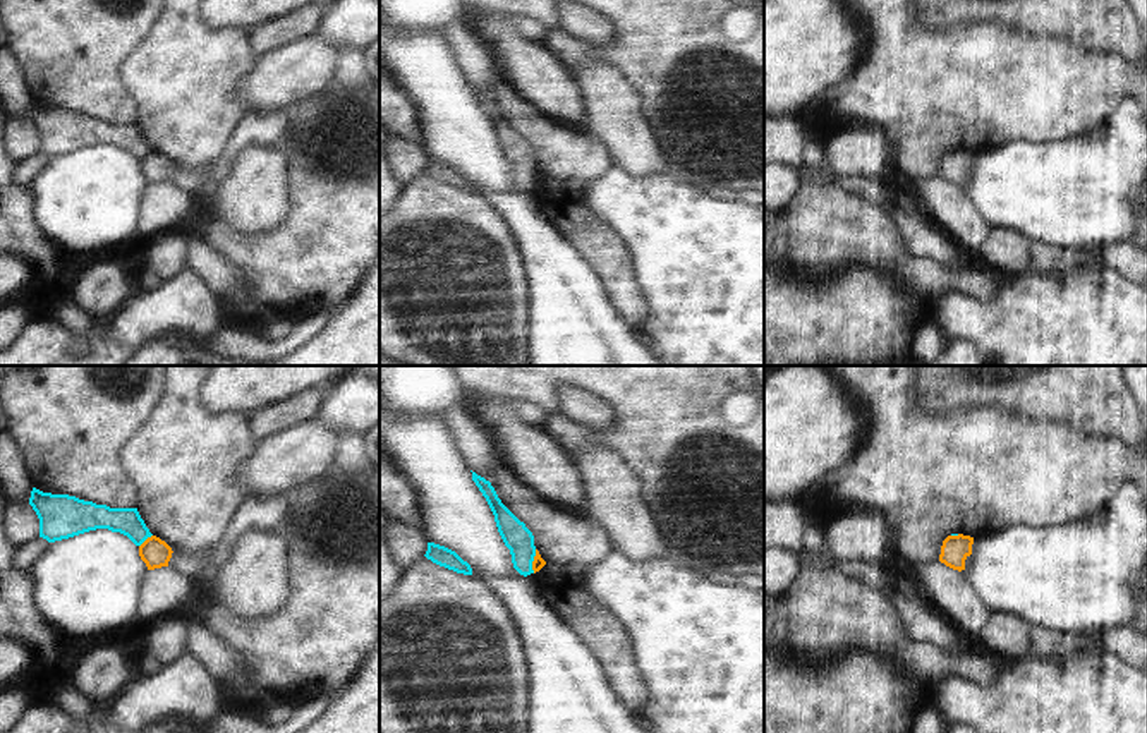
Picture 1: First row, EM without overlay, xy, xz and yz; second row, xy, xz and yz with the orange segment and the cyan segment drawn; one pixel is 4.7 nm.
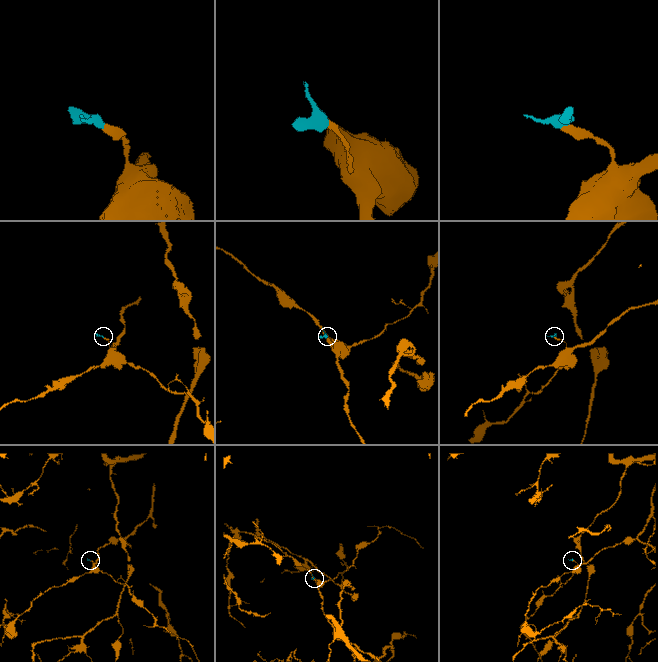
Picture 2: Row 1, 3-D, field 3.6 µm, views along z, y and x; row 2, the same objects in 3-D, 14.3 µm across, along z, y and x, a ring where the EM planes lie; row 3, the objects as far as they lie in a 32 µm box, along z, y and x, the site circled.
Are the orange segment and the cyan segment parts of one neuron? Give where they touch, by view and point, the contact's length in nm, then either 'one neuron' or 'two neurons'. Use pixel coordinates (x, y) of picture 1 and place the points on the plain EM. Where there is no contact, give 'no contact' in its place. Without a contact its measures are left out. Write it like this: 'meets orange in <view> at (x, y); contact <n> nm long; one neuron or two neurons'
meets orange in xz at (533, 177); contact 110 nm long; two neurons

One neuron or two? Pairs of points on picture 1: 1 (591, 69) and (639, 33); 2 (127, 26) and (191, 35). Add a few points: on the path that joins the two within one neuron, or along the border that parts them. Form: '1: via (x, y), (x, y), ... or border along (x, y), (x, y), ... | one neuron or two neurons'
1: border along (570, 69), (584, 55), (596, 52), (634, 86) | two neurons
2: border along (158, 18), (148, 33) | two neurons

